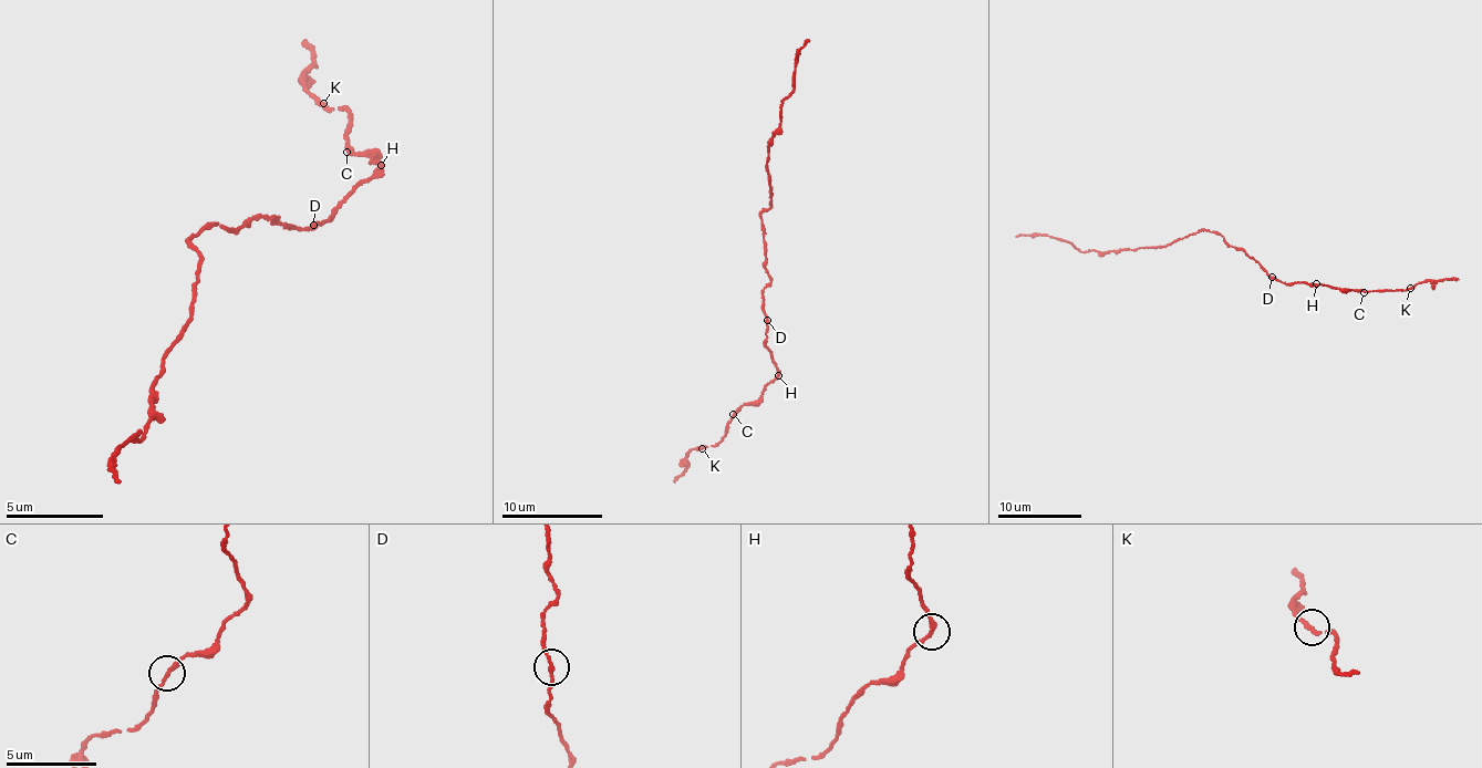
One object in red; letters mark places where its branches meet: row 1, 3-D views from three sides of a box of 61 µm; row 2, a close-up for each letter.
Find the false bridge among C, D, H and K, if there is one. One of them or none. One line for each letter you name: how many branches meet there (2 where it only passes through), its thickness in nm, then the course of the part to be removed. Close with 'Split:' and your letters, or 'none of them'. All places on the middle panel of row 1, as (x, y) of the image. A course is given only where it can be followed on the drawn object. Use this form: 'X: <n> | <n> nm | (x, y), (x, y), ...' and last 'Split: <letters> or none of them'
Split: none of them

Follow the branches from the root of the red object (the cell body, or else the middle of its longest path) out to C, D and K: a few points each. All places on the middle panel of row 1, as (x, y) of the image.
C: (767, 270), (771, 283), (765, 289), (763, 310), (767, 320), (766, 348), (777, 367), (777, 379), (733, 414)
D: (767, 270), (771, 283), (765, 289), (763, 310), (768, 321)
K: (767, 270), (771, 283), (763, 310), (777, 379), (732, 417), (725, 436), (702, 448)

